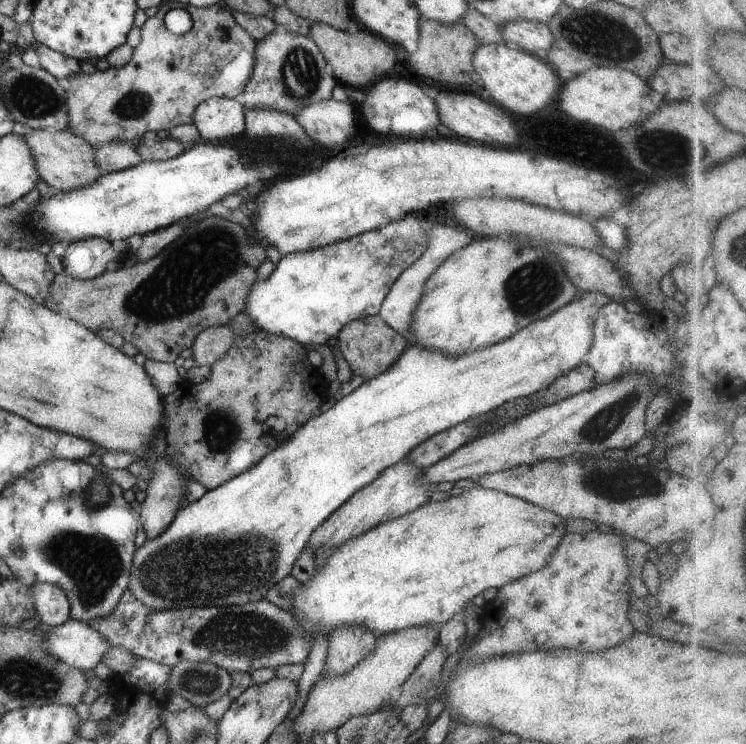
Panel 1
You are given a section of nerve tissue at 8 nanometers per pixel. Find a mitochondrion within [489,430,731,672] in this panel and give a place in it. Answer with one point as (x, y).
(613, 484)

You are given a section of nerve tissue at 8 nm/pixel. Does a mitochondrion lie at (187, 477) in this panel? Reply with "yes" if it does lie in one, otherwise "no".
no

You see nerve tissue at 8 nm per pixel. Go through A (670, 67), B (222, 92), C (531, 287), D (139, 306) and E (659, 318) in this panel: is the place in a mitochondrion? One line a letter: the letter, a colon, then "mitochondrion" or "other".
A: other
B: other
C: mitochondrion
D: mitochondrion
E: other

